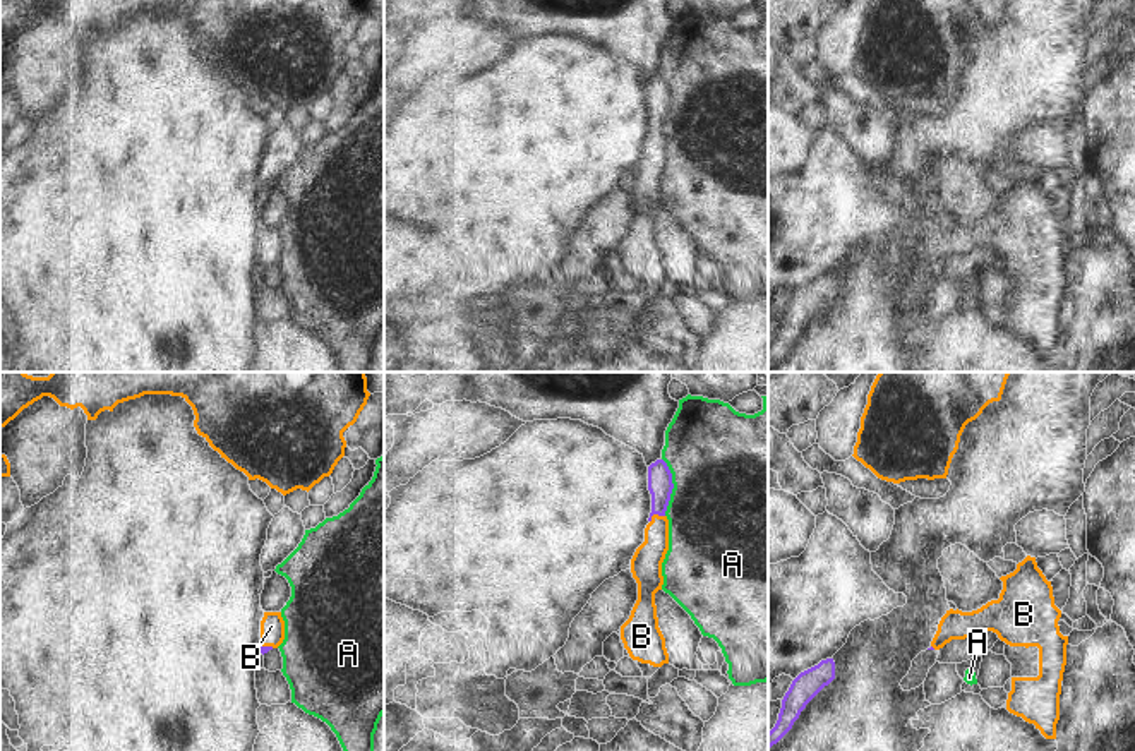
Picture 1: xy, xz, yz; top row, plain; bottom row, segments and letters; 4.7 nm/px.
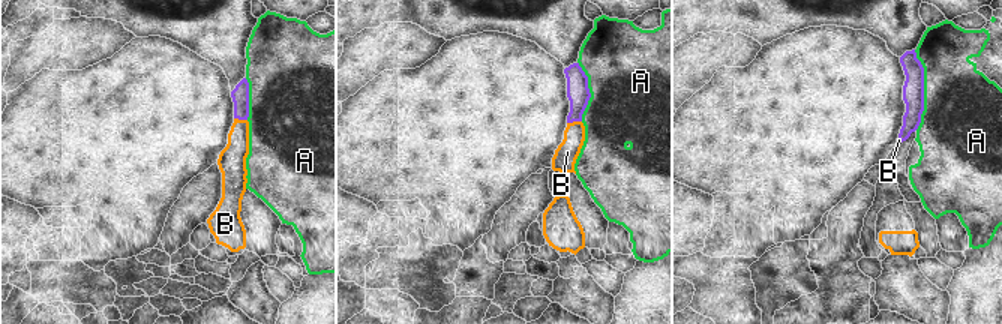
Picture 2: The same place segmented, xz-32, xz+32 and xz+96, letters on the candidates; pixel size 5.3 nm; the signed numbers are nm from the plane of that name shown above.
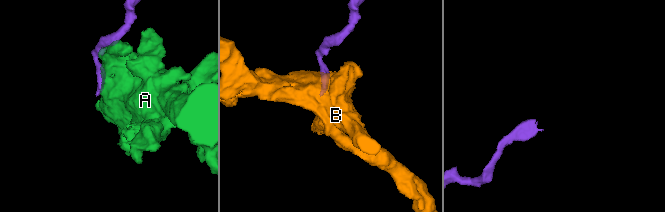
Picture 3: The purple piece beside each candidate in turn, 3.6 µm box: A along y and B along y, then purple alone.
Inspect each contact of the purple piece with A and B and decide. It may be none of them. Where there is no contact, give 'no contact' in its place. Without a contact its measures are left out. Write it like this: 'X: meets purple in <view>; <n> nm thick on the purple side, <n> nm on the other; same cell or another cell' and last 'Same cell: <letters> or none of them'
A: meets purple in xz; 120 nm thick on the purple side, 500 nm on the other; another cell
B: meets purple in xz; 120 nm thick on the purple side, 140 nm on the other; same cell
Same cell: B

